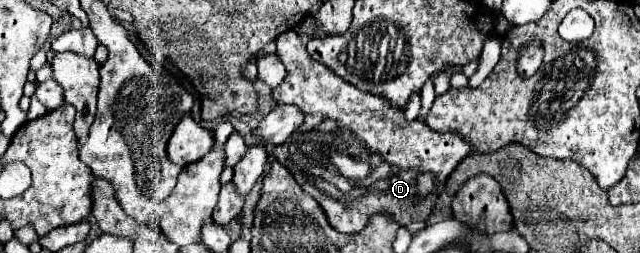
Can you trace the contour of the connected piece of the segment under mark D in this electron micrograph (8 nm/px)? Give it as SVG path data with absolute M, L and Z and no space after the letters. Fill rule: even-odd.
M294 30L280 34L276 38L276 48L276 54L284 62L288 74L284 82L272 90L272 98L276 104L298 106L304 112L304 124L284 144L274 148L274 156L282 166L288 168L300 188L320 204L328 224L342 234L356 234L366 228L374 214L382 212L392 216L392 220L396 220L400 226L408 226L410 222L426 222L438 194L444 190L446 178L462 162L462 158L474 152L474 148L460 140L460 136L450 132L438 134L430 130L424 120L406 122L404 112L392 108L380 96L362 92L344 82L340 76L324 68L308 54L306 46ZM326 164L338 166L340 174L326 174Z

